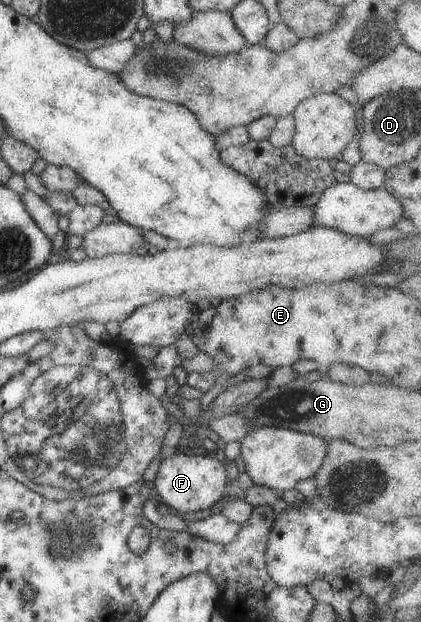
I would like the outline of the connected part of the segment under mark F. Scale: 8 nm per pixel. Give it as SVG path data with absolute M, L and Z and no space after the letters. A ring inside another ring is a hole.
M192 453L175 454L171 458L162 460L153 481L155 487L152 494L159 503L175 508L178 515L210 508L222 498L225 491L227 479L225 468L226 466L217 457L211 458L211 456L194 455Z

